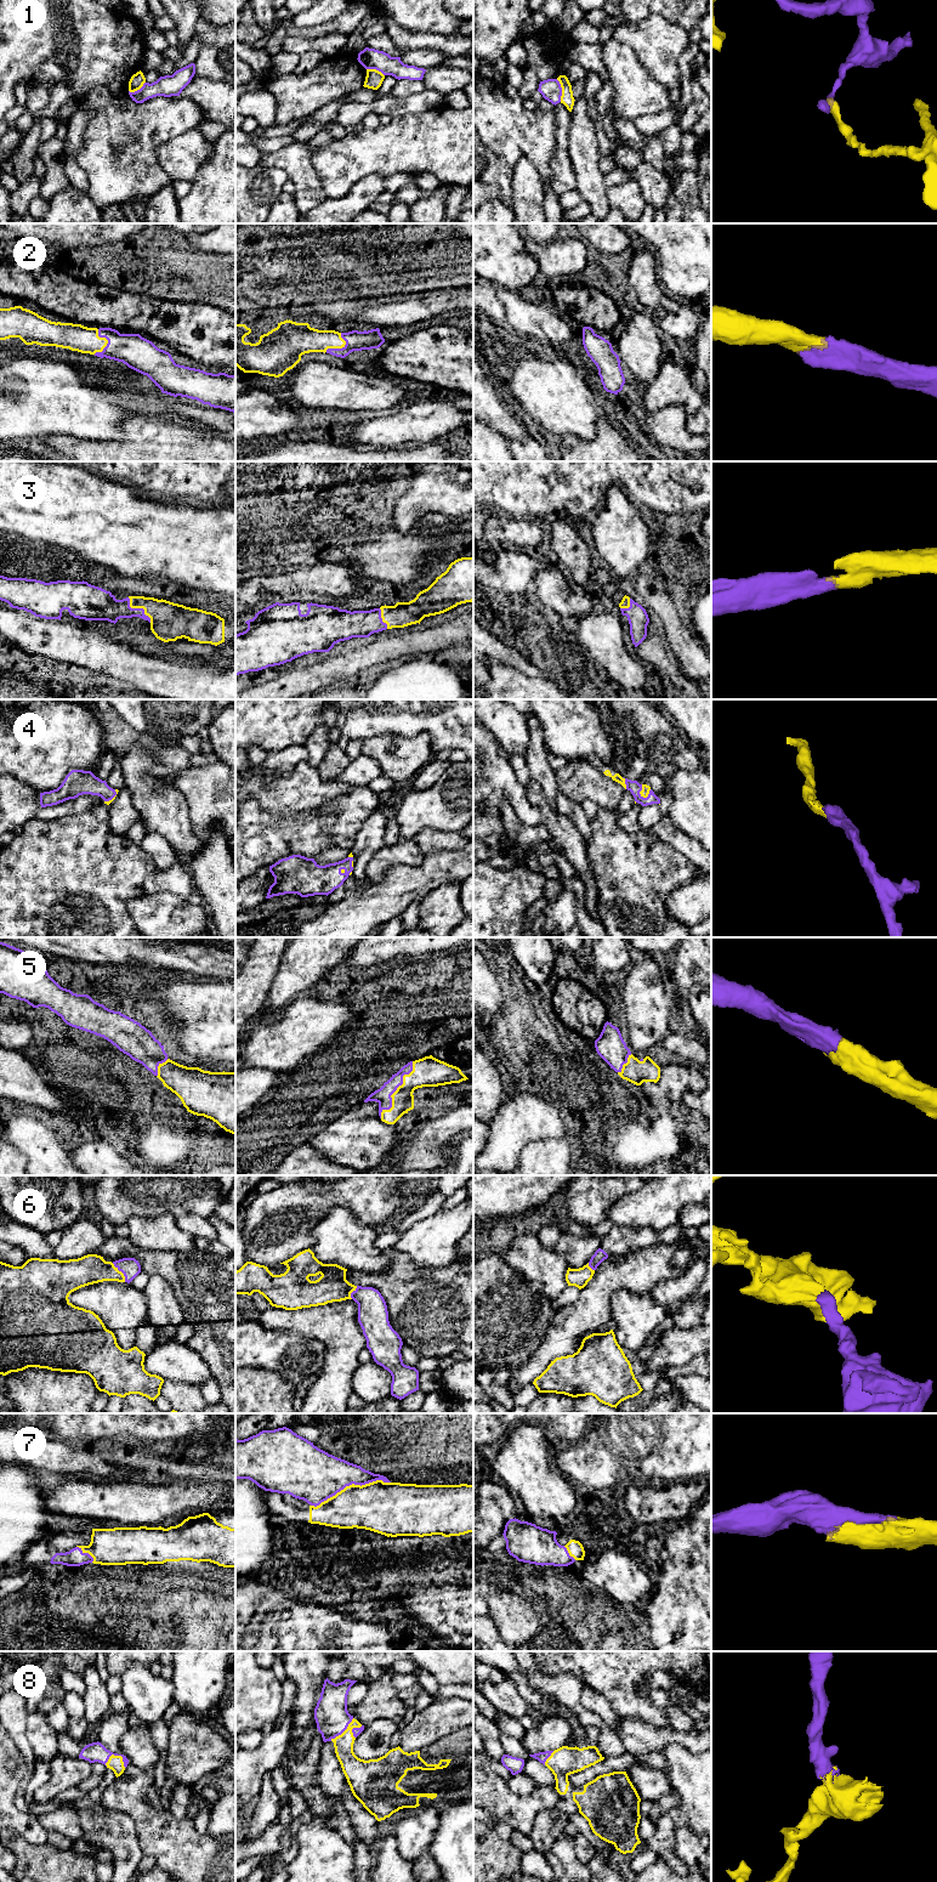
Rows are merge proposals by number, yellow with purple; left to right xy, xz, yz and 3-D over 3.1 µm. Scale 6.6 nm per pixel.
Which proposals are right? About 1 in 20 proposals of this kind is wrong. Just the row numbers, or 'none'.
2, 3, 4, 5, 6, 7, 8

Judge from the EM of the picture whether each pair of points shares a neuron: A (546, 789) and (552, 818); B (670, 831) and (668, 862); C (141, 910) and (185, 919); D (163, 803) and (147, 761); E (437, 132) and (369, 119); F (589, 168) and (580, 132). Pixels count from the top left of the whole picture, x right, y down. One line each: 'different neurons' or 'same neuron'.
A: different neurons
B: different neurons
C: same neuron
D: same neuron
E: different neurons
F: same neuron

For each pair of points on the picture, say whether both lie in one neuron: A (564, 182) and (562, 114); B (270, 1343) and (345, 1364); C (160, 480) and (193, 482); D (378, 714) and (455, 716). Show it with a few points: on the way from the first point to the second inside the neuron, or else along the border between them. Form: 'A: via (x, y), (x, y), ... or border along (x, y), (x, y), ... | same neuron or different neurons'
A: via (562, 165), (562, 131) | same neuron
B: border along (307, 1335), (325, 1345), (325, 1362), (319, 1371) | different neurons
C: via (169, 482), (185, 483) | same neuron
D: via (397, 714), (436, 714) | same neuron

